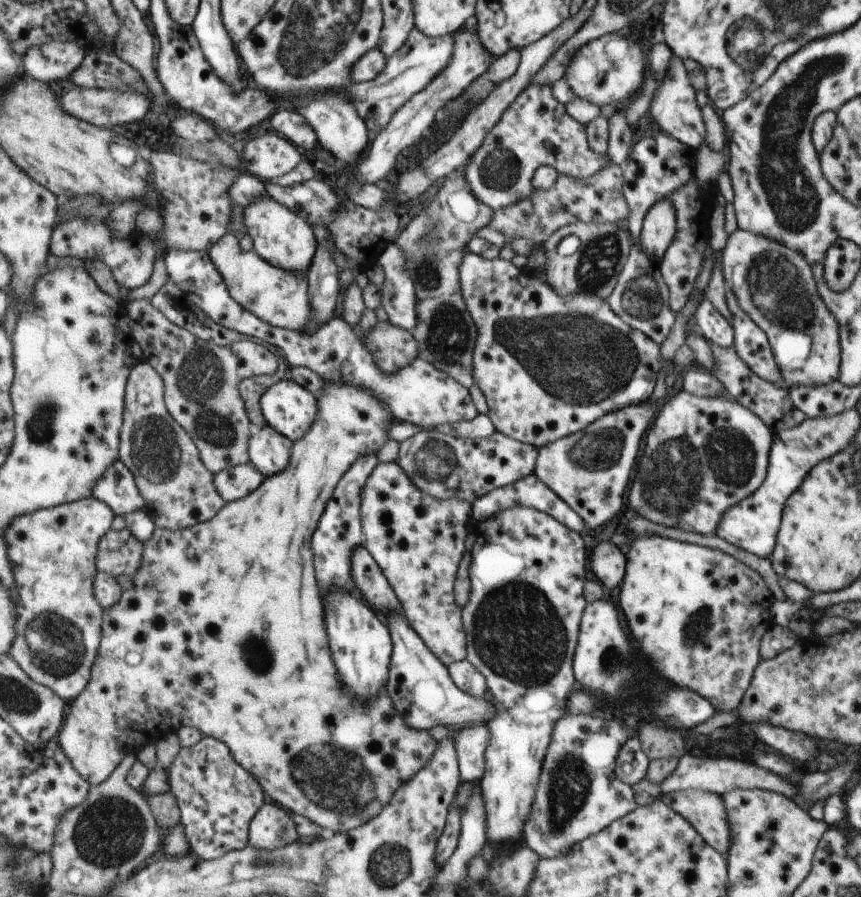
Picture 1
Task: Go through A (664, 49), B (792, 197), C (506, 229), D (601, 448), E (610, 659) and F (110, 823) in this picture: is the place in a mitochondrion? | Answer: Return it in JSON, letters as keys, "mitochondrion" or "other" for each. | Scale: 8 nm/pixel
{"A":"other","B":"mitochondrion","C":"other","D":"mitochondrion","E":"mitochondrion","F":"mitochondrion"}

